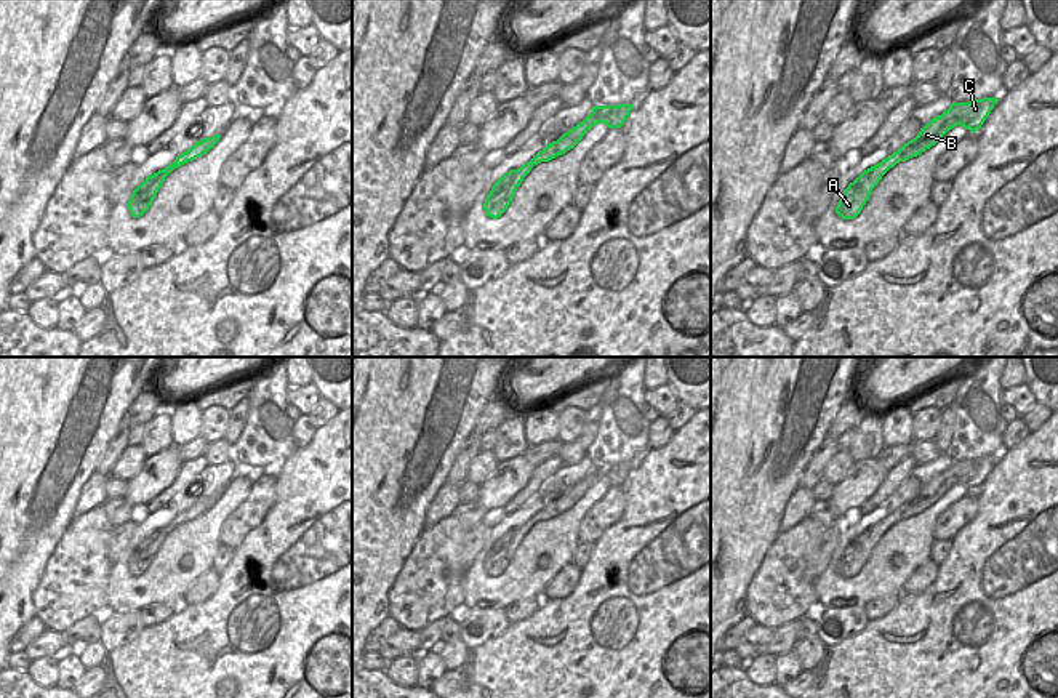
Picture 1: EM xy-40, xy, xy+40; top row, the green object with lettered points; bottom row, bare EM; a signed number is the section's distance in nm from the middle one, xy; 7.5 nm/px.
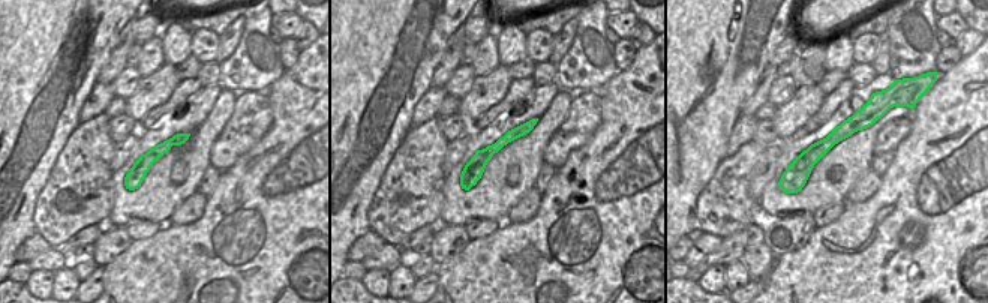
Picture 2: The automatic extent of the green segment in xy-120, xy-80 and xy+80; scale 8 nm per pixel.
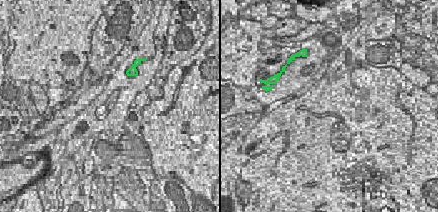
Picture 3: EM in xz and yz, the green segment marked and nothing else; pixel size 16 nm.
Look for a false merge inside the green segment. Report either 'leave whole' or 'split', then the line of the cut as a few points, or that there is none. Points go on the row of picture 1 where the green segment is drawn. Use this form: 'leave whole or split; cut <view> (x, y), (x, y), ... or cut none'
leave whole; cut none

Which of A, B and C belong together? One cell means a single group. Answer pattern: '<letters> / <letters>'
A B C

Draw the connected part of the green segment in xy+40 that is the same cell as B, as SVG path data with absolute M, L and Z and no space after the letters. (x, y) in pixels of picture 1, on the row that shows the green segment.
M997 98L952 102L948 110L920 128L914 139L904 142L896 152L884 158L880 163L864 170L853 183L850 183L836 207L836 213L842 219L855 219L869 200L872 189L890 168L900 162L920 155L957 125L975 133L989 117L996 102Z

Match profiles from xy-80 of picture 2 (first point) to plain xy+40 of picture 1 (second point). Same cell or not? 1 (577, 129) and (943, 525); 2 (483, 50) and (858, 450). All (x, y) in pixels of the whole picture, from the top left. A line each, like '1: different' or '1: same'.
1: same
2: same

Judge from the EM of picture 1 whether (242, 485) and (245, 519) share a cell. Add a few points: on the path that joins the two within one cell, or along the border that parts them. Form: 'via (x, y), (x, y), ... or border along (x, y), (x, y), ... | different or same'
border along (253, 482), (248, 495), (228, 516), (221, 530) | different

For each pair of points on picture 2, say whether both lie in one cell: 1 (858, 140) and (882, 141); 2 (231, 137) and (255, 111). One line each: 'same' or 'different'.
1: different
2: same

